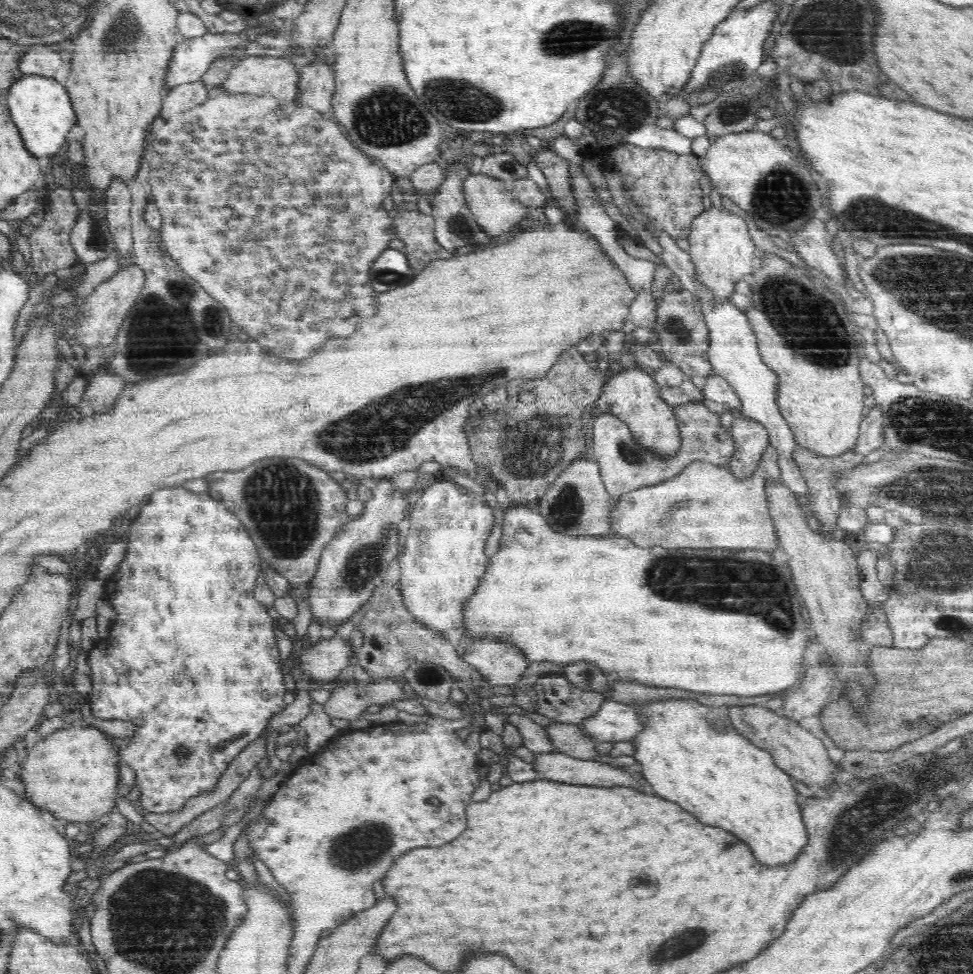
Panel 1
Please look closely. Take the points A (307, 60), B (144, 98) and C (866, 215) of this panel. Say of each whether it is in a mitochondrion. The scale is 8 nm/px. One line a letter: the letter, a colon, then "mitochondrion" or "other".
A: other
B: other
C: mitochondrion

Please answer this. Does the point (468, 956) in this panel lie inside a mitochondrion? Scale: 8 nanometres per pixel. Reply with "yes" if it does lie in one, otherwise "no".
no

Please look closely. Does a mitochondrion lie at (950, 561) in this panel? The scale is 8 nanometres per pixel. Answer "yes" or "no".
yes

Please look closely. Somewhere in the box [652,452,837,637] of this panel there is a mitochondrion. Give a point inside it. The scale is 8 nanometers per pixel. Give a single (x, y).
(677, 508)

